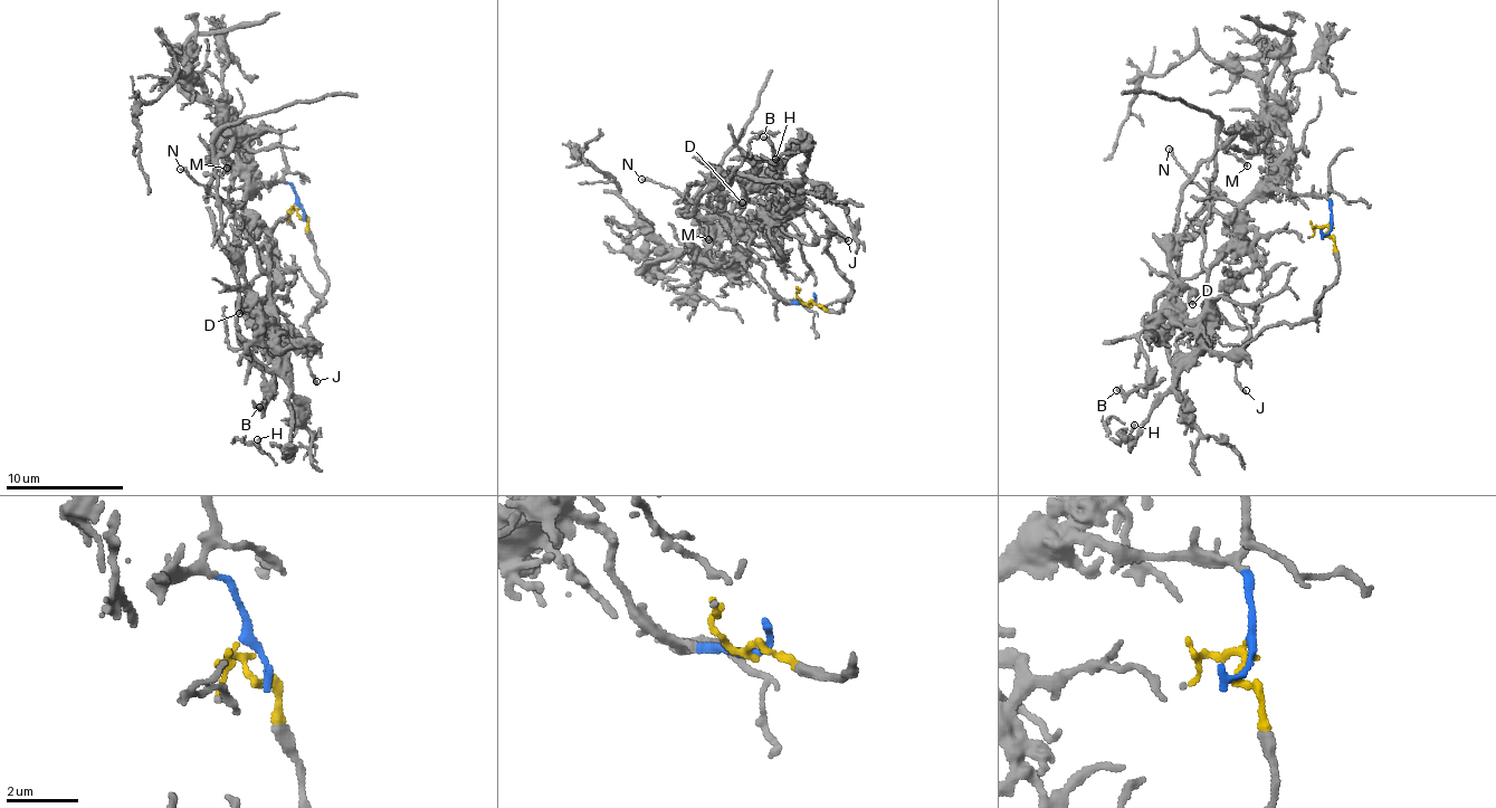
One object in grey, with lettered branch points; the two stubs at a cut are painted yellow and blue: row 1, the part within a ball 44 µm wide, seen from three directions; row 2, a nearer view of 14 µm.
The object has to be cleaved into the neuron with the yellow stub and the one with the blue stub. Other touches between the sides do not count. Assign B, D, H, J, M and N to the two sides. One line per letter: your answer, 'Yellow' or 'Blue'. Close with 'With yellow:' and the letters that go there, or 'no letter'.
B: Yellow
D: Yellow
H: Yellow
J: Yellow
M: Blue
N: Blue
With yellow: B, D, H, J

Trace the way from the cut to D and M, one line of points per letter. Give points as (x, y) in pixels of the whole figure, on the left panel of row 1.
D: (297, 207), (327, 282), (320, 309), (307, 322), (314, 340), (304, 349), (291, 347), (247, 297), (240, 314)
M: (299, 207), (294, 190), (279, 181), (266, 186), (236, 138), (227, 154), (228, 169)

